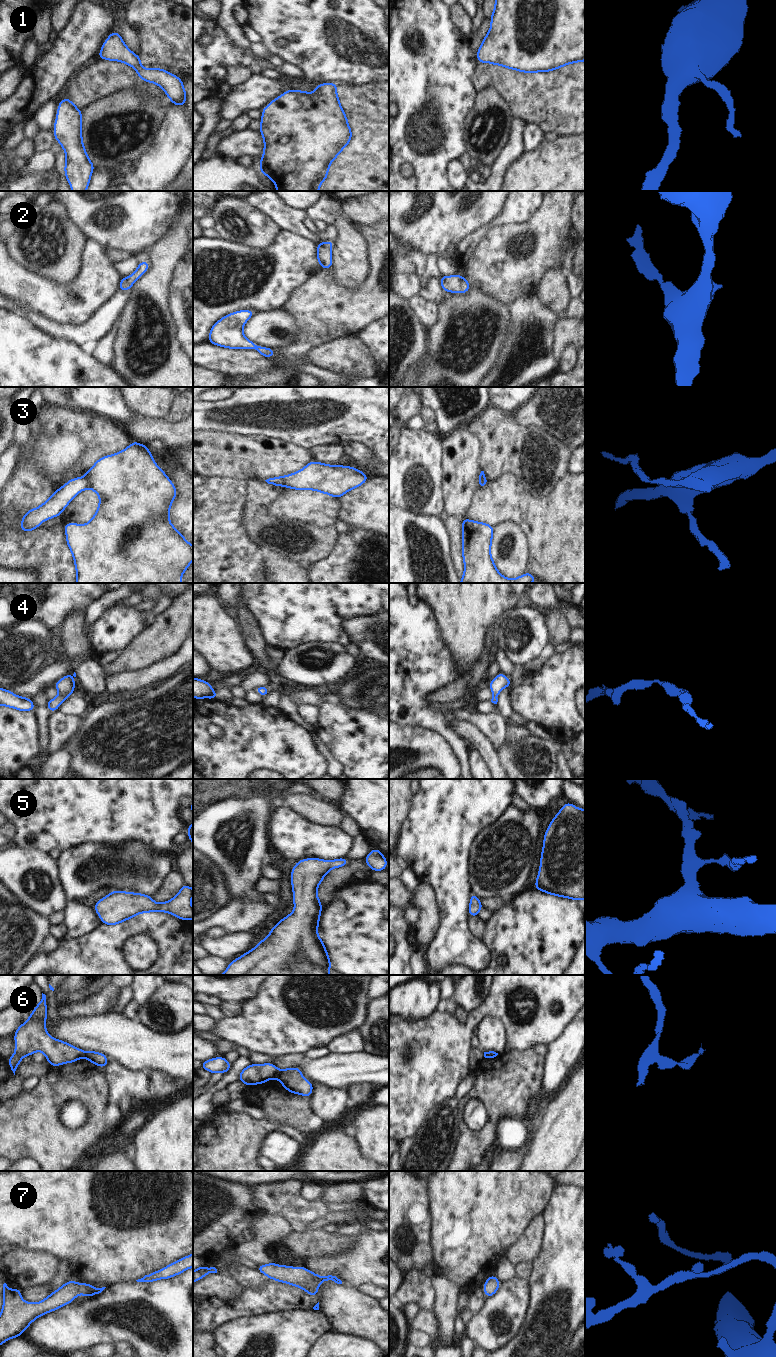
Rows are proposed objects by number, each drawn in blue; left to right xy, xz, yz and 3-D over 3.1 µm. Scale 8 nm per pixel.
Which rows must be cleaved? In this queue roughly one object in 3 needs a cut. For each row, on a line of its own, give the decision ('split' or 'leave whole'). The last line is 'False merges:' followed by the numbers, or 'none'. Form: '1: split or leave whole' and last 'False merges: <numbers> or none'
1: leave whole
2: leave whole
3: split
4: leave whole
5: leave whole
6: split
7: leave whole
False merges: 3, 6

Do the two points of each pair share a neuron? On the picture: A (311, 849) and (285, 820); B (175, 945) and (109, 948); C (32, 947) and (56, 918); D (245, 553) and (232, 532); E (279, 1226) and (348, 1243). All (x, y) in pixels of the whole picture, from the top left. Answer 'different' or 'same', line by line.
A: same
B: same
C: different
D: same
E: same

